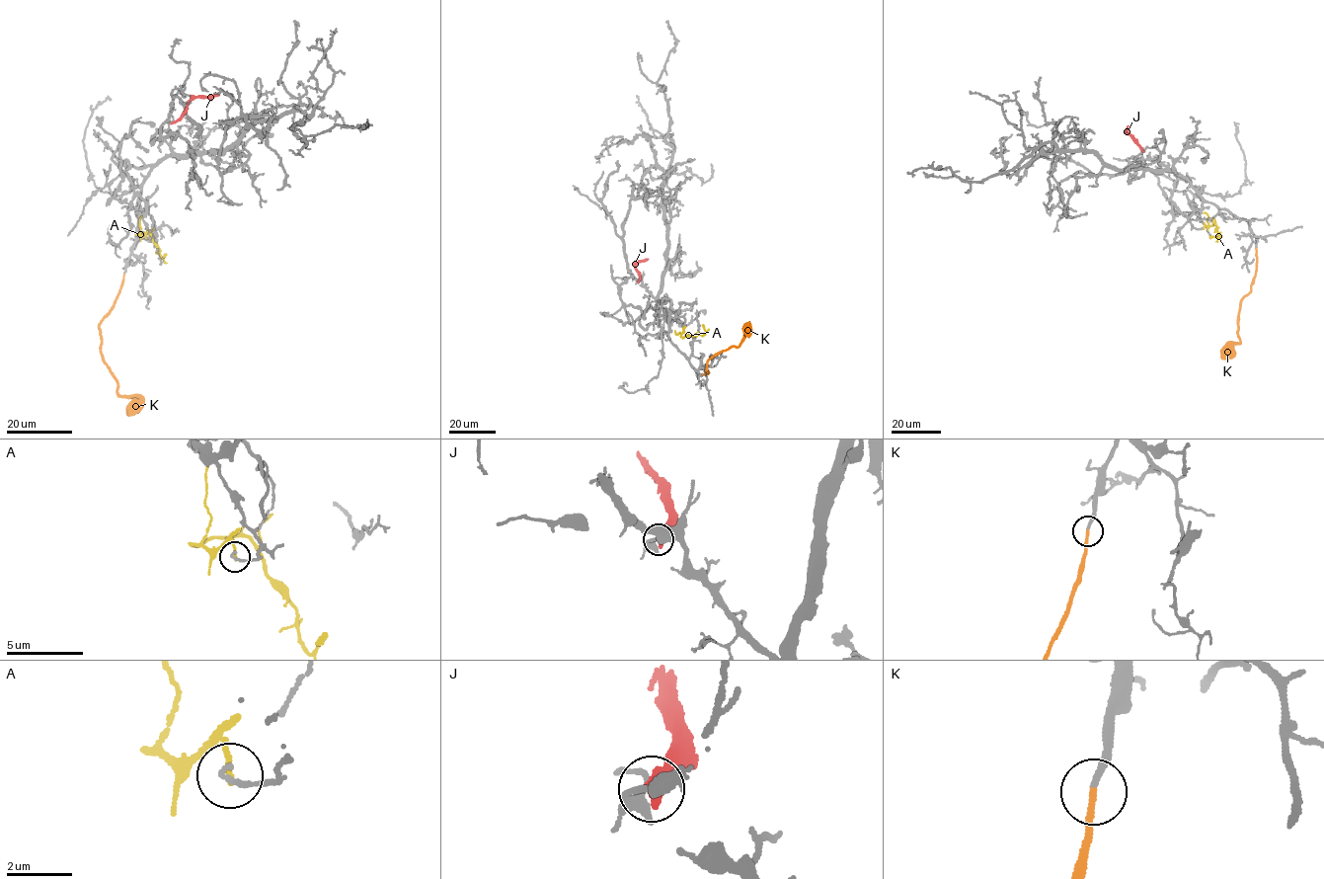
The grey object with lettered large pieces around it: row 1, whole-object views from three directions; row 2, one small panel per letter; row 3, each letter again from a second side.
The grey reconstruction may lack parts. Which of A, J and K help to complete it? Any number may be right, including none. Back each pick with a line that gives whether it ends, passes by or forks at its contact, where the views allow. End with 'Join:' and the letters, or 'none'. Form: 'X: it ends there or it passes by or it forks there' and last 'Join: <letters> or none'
K: it ends there
Join: K

